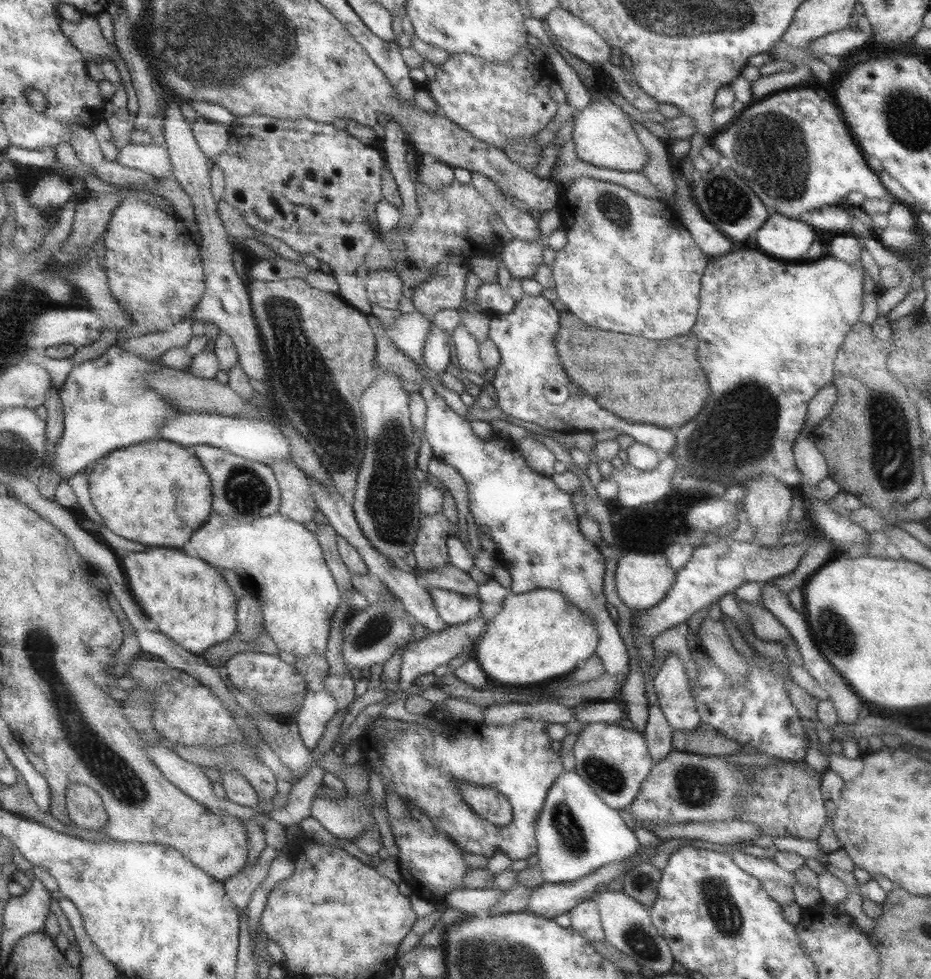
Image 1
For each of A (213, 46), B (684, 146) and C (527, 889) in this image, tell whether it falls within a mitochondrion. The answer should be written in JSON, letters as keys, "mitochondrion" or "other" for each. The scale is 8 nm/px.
{"A":"mitochondrion","B":"other","C":"other"}

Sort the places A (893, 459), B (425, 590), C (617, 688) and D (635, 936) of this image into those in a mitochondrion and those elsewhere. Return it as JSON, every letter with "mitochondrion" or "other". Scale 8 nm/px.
{"A":"mitochondrion","B":"other","C":"other","D":"mitochondrion"}

